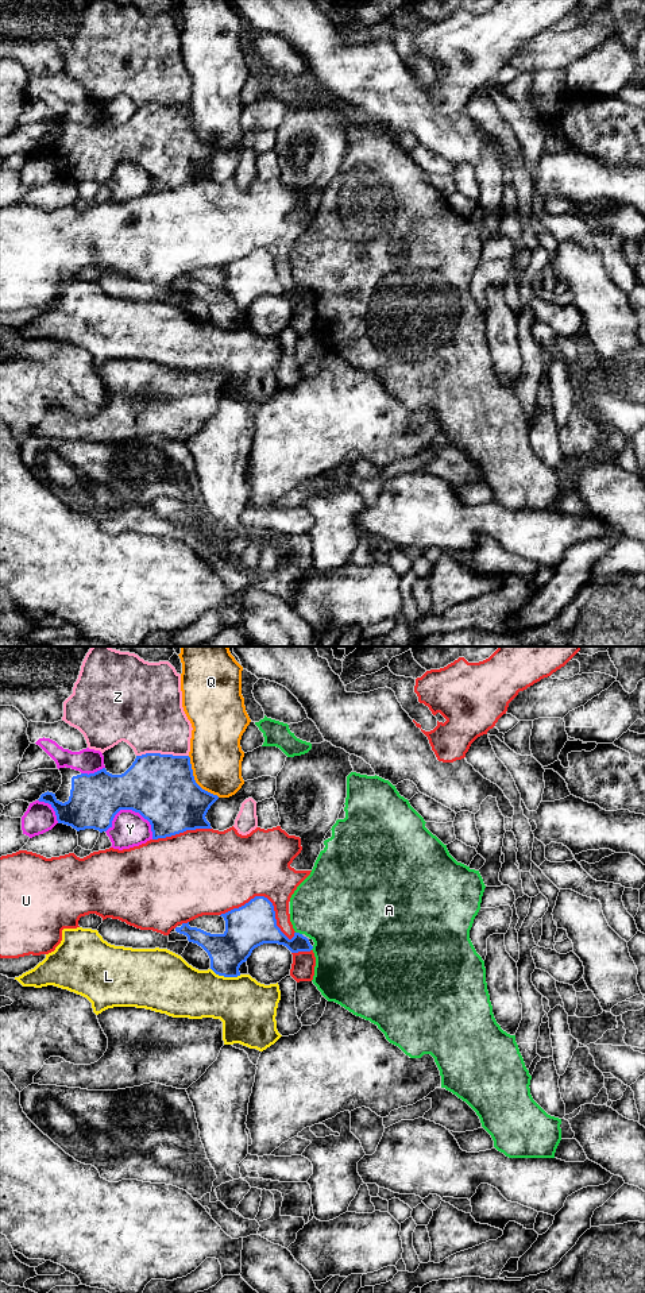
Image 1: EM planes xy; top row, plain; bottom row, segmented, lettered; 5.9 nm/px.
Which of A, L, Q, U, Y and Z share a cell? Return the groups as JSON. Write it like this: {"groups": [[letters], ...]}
{"groups": [["A"], ["L"], ["Q"], ["U"], ["Y"], ["Z"]]}

